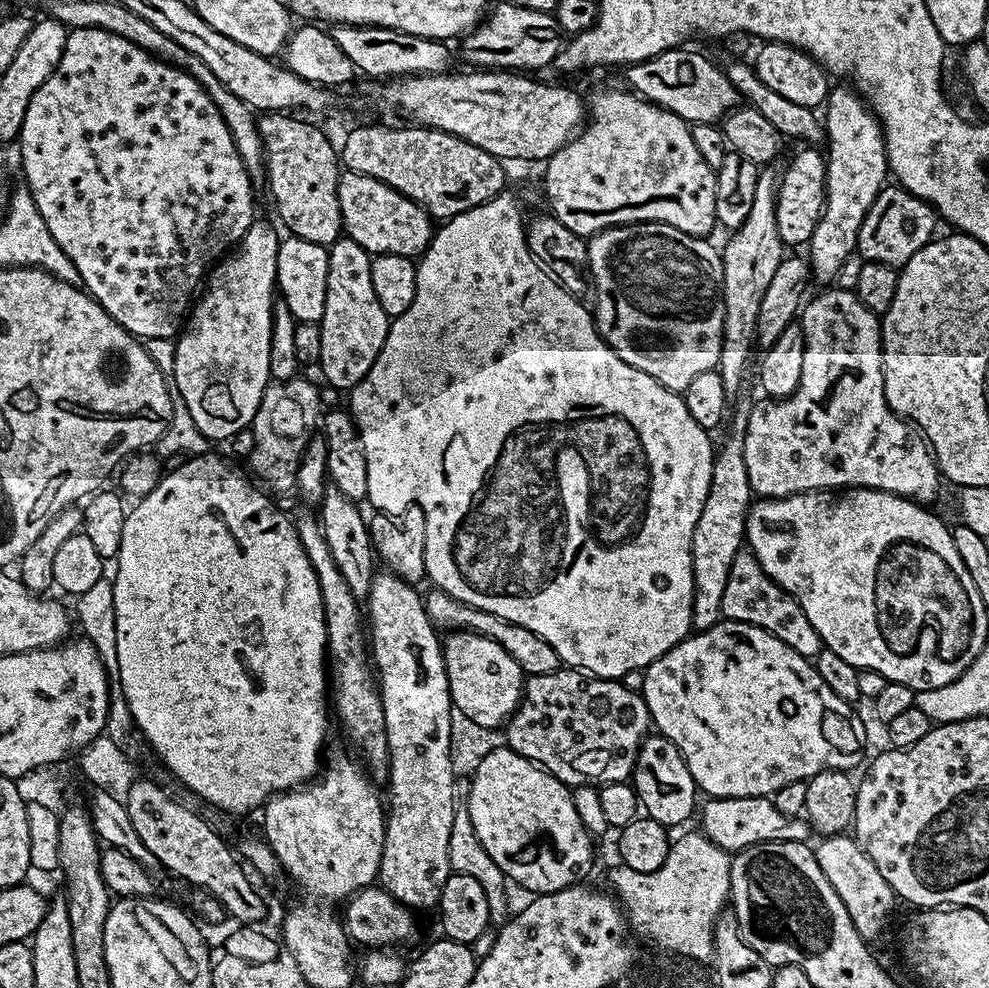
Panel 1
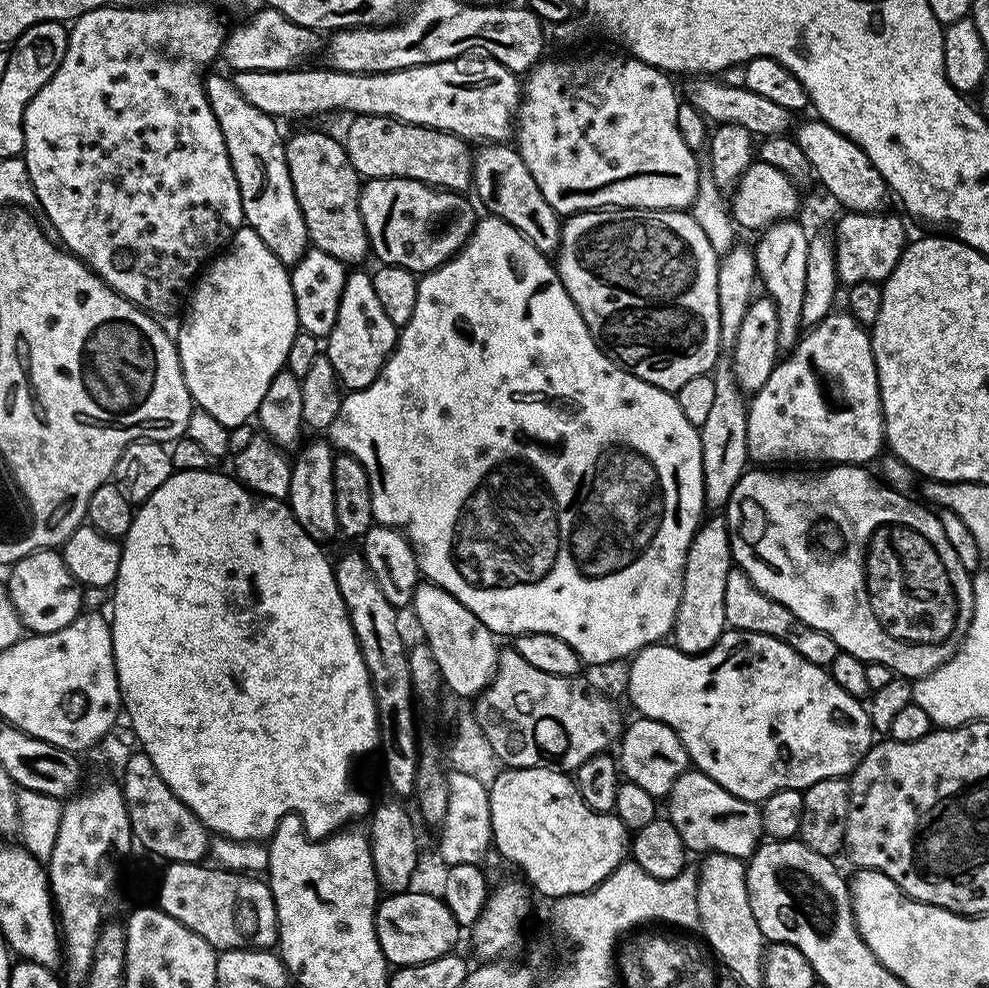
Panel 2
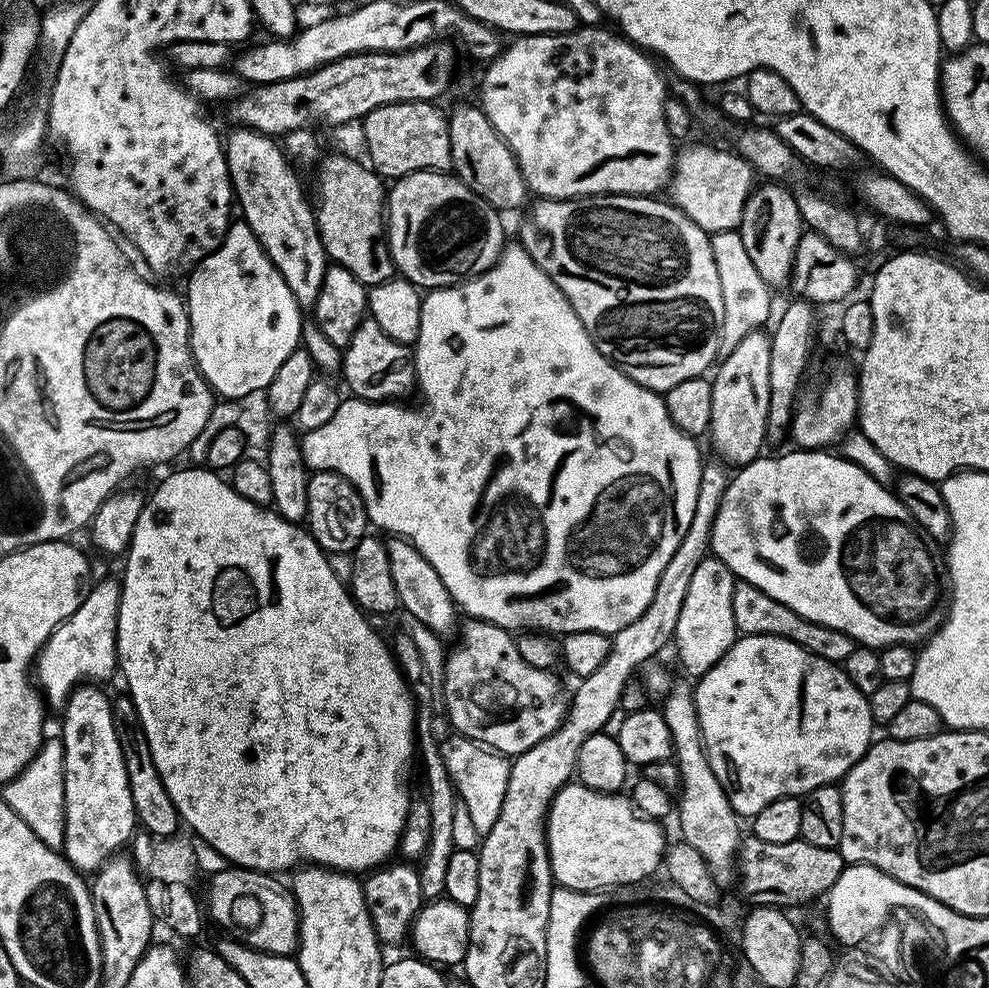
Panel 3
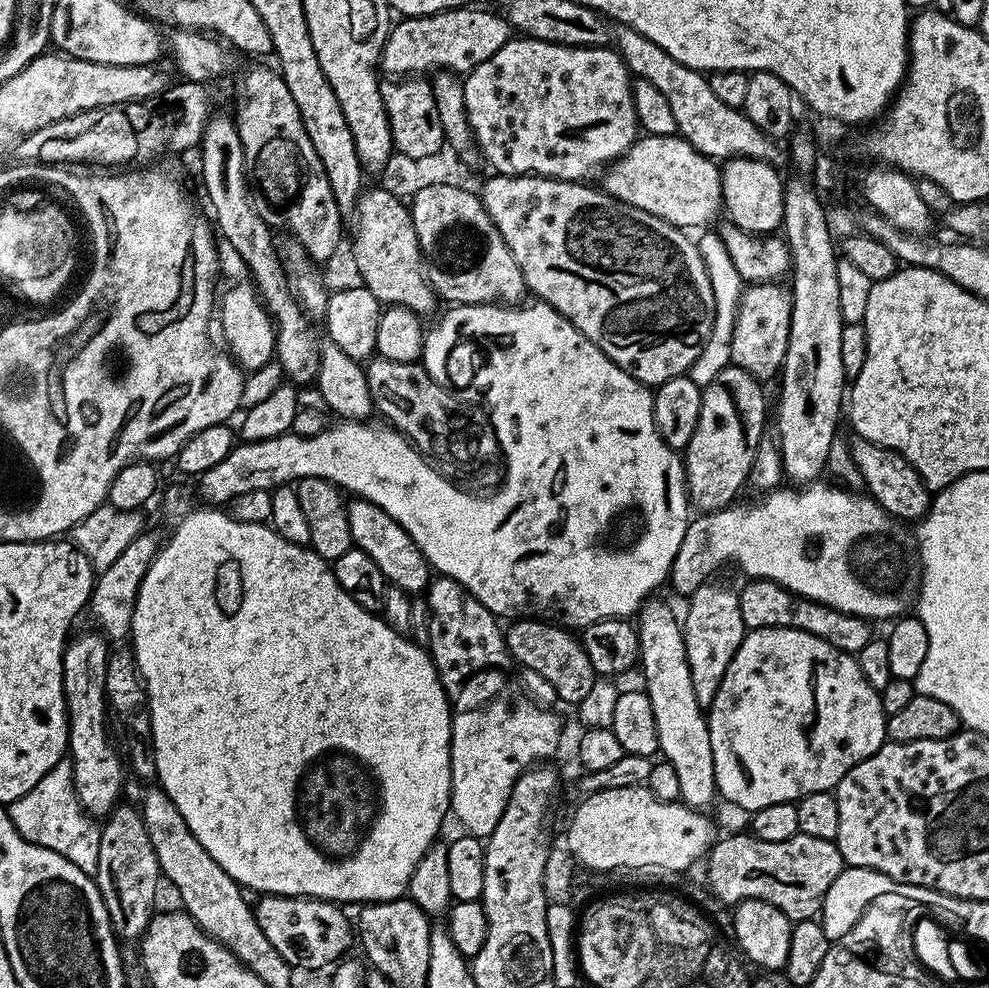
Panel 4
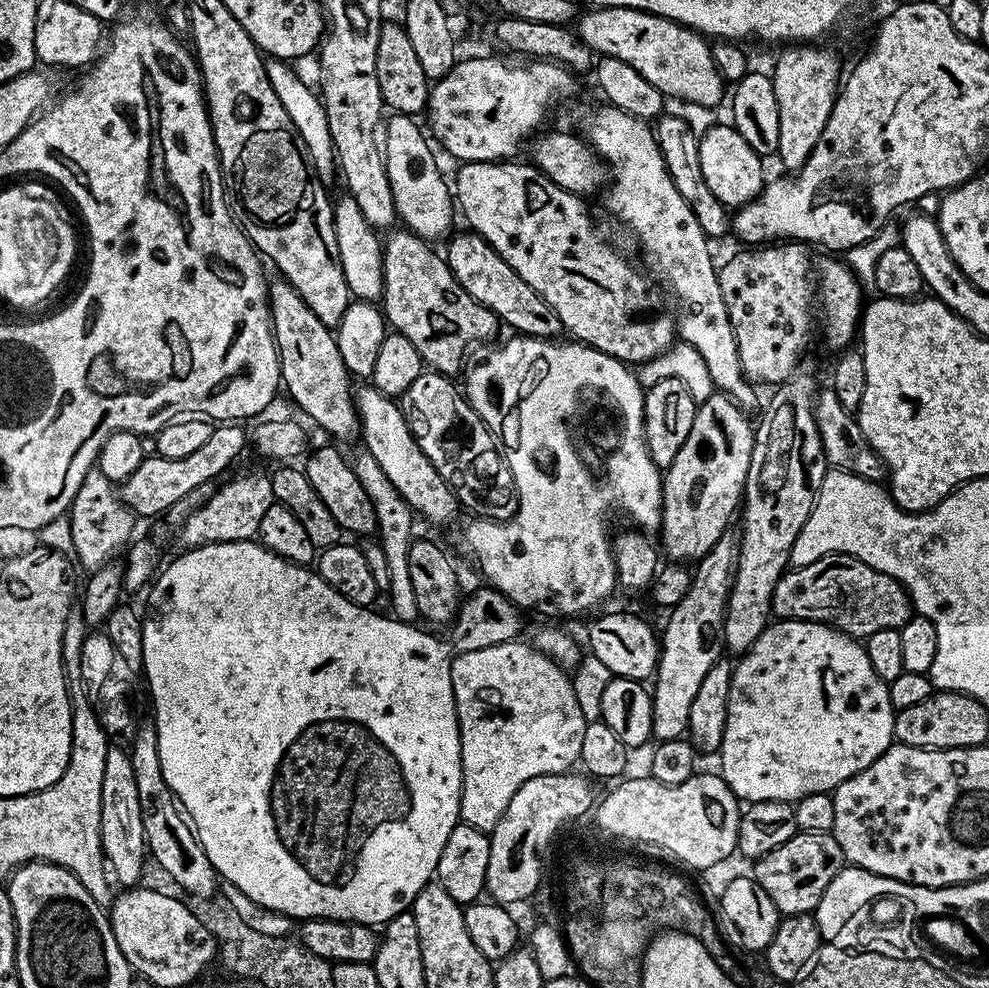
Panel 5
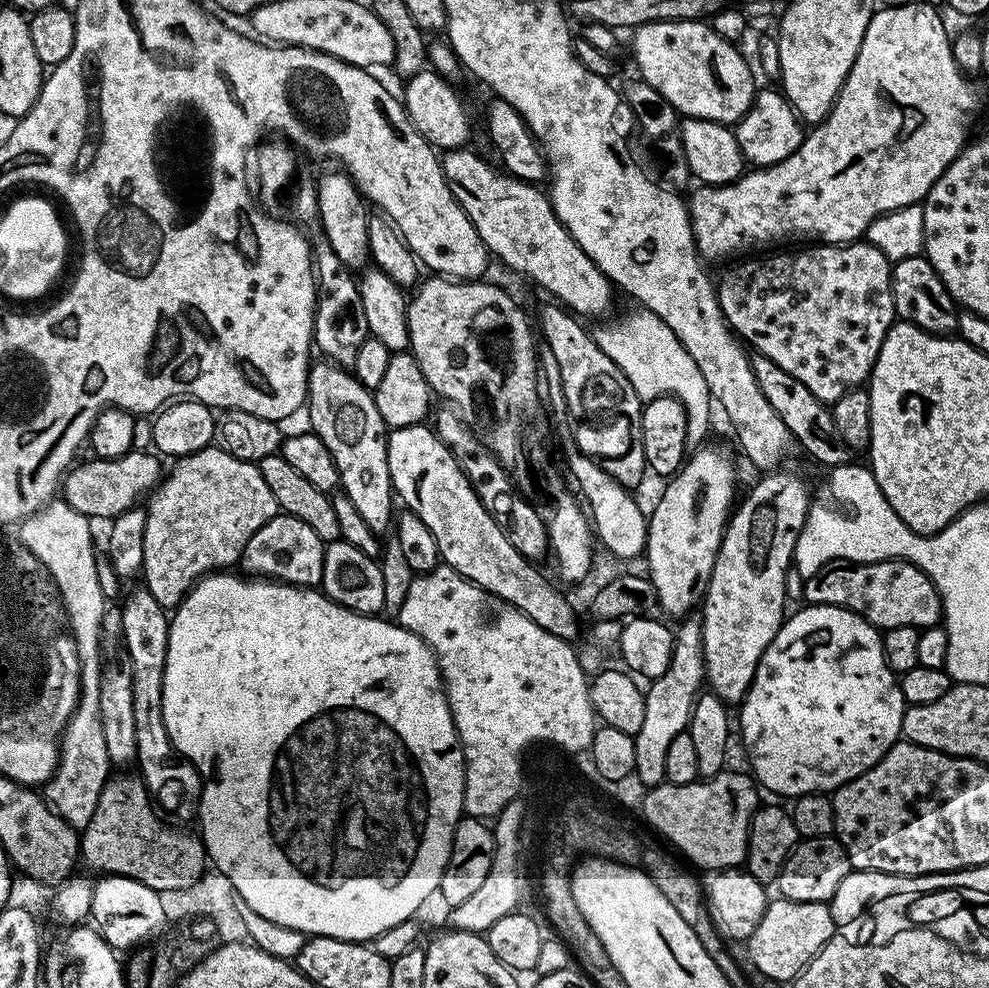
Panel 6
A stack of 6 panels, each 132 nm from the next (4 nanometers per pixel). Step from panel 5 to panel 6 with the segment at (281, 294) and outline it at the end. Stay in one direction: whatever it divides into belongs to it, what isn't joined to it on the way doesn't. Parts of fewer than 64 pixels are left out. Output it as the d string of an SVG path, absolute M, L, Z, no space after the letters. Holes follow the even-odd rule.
M331 362L313 363L308 369L308 398L306 413L311 431L330 450L338 470L339 487L348 496L359 517L375 534L390 528L392 512L392 479L388 465L388 432L382 414L378 414L376 397L361 386L351 371Z

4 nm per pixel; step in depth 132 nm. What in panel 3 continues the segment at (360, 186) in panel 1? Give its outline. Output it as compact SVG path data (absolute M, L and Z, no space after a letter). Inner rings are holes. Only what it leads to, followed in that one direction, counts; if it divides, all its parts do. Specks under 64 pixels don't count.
M412 172L408 176L397 179L396 184L387 189L386 192L386 235L388 237L388 253L392 255L392 262L395 271L403 279L415 284L421 290L431 290L434 288L453 288L456 284L464 284L476 276L481 276L486 270L490 270L499 262L500 257L506 247L504 241L504 224L500 221L501 213L483 200L474 190L470 190L454 174L448 172Z

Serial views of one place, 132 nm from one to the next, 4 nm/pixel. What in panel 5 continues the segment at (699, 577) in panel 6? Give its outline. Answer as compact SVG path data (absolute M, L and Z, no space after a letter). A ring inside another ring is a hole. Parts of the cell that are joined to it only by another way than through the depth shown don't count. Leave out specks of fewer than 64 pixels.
M716 390L709 400L703 401L696 409L694 426L690 426L690 434L686 434L686 442L682 442L682 450L674 462L663 473L663 519L664 548L676 562L695 562L705 556L713 546L729 531L732 515L737 515L742 504L744 483L748 480L750 458L748 436L754 432L753 425L740 412L731 396Z

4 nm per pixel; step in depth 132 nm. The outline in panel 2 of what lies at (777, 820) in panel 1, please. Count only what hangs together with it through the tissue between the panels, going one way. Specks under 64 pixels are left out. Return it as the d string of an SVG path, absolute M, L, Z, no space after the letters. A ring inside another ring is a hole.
M699 770L683 772L666 797L666 819L676 827L689 853L717 852L727 856L751 857L760 847L766 833L760 804L730 794L714 778Z

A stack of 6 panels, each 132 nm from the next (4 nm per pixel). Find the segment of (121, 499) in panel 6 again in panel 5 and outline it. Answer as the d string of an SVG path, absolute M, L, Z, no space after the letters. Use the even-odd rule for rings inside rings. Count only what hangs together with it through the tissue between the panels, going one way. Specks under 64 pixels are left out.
M236 422L227 426L213 427L210 440L187 457L168 459L157 454L147 455L135 472L123 482L120 497L137 517L165 515L175 502L200 485L211 483L212 478L220 475L248 446L248 436Z

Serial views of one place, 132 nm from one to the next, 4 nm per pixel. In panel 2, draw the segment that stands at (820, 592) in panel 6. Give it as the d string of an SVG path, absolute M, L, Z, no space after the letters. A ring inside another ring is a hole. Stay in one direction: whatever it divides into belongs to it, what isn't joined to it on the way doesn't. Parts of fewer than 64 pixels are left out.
M733 566L730 574L726 574L726 622L728 628L738 632L753 632L754 634L766 634L770 638L778 638L786 642L786 646L793 648L802 658L817 664L819 668L828 668L834 662L834 658L840 653L840 647L835 644L822 630L814 630L802 622L782 602L774 602L754 582L750 582L742 569Z

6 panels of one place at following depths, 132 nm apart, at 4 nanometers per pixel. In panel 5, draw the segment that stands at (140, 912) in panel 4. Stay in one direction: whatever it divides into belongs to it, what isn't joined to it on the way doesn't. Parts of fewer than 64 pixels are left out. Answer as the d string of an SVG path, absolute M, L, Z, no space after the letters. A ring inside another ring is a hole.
M116 746L109 747L106 754L106 770L102 773L100 849L104 852L107 867L117 885L120 883L124 884L120 886L132 886L141 879L142 865L146 860L146 845L142 826L142 806L138 802L138 782L134 782L131 755L125 749L123 752Z

